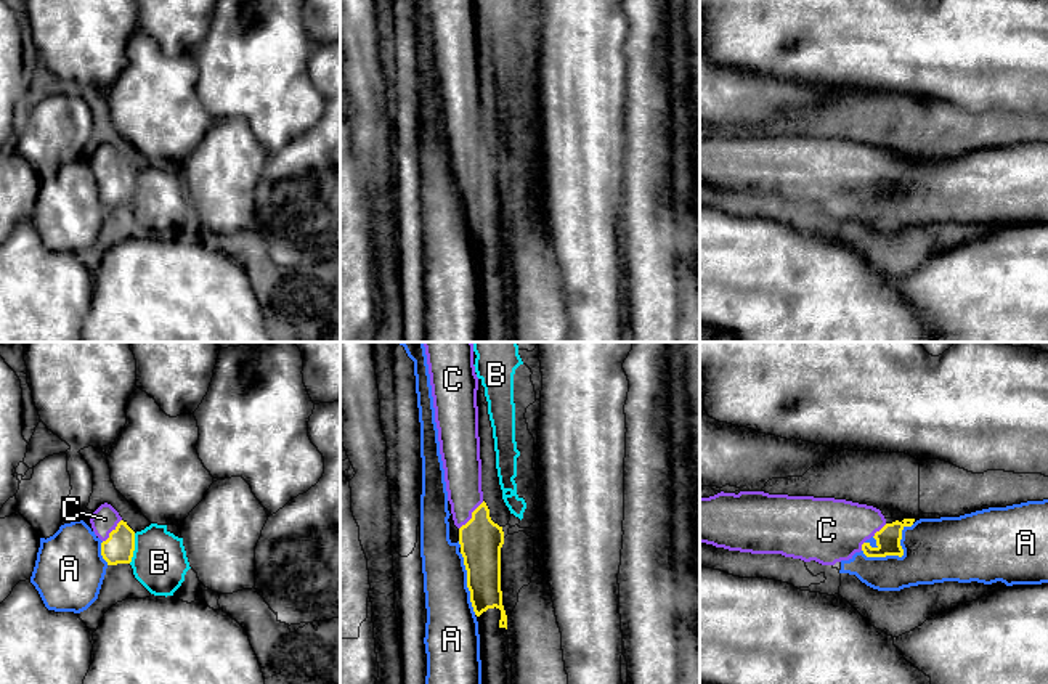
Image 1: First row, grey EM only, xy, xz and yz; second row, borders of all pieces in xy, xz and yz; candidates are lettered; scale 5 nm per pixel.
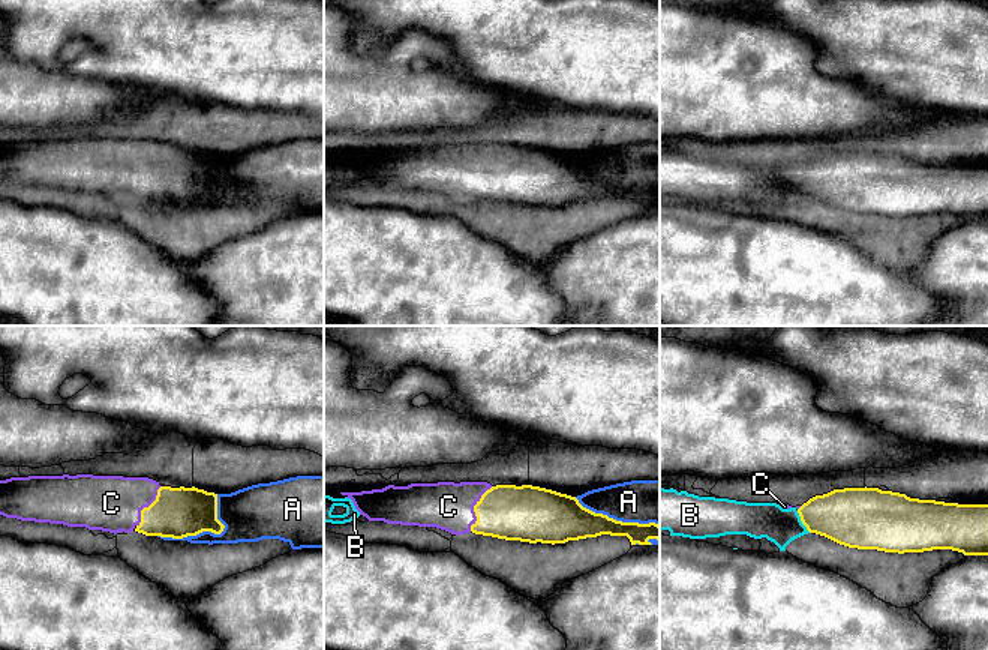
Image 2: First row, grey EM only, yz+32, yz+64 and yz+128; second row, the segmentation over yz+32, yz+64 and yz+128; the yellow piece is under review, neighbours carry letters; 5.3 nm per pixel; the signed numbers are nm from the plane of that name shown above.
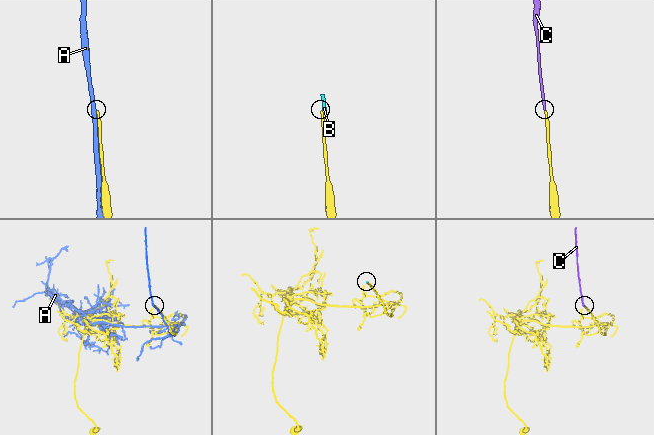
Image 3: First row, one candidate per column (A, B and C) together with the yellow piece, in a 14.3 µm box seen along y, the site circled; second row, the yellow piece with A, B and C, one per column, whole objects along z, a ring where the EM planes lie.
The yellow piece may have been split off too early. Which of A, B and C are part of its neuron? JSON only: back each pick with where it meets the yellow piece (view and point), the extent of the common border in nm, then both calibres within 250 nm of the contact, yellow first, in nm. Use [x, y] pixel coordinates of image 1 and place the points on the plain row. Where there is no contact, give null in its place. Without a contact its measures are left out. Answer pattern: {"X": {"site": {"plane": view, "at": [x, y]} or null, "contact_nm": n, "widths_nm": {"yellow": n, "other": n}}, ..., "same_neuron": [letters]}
{"C": {"site": {"plane": "xz", "at": [472, 156]}, "contact_nm": 190, "widths_nm": {"yellow": 220, "other": 190}}, "same_neuron": ["C"]}

